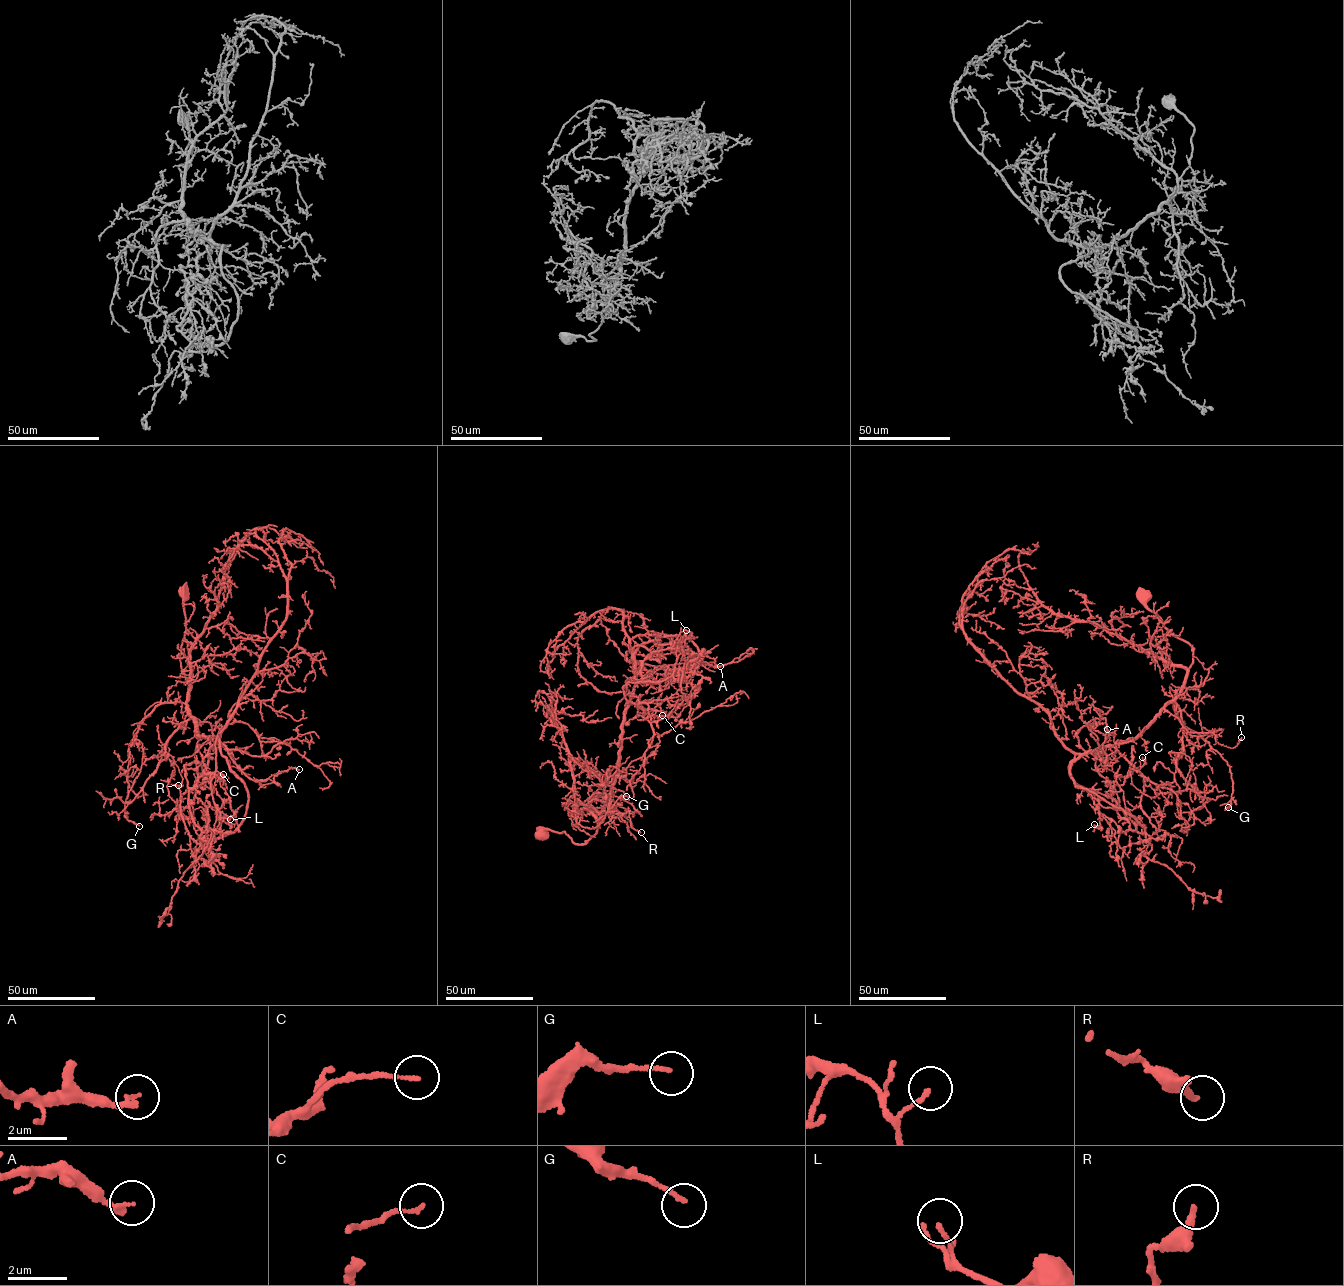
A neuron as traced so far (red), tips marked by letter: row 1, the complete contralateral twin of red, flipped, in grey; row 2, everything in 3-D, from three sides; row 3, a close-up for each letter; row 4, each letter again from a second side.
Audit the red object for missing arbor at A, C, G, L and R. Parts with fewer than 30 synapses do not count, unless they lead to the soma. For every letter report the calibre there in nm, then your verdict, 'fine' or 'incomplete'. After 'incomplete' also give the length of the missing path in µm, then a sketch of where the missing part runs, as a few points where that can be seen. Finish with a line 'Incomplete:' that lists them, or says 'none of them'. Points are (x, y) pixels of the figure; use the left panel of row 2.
A: 200 nm | fine
C: 120 nm | fine
G: 140 nm | fine
L: 120 nm | fine
R: 220 nm | fine
Incomplete: none of them

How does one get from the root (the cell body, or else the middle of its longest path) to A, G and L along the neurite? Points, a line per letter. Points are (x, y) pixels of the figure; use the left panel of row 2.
A: (184, 592), (185, 629), (179, 657), (196, 735), (219, 740), (241, 771), (255, 780), (292, 768), (299, 769)
G: (184, 592), (185, 629), (179, 657), (186, 700), (155, 707), (141, 722), (127, 752), (125, 815), (139, 826)
L: (184, 592), (179, 657), (187, 707), (198, 736), (220, 733), (211, 787), (220, 817), (230, 819)

